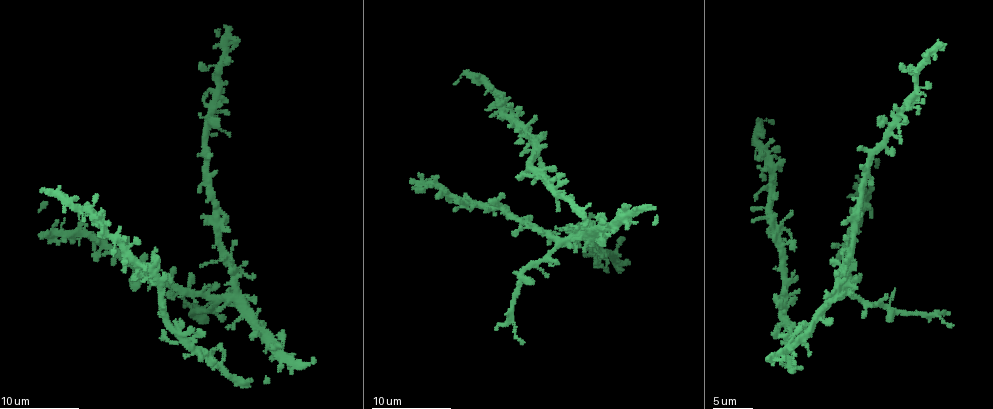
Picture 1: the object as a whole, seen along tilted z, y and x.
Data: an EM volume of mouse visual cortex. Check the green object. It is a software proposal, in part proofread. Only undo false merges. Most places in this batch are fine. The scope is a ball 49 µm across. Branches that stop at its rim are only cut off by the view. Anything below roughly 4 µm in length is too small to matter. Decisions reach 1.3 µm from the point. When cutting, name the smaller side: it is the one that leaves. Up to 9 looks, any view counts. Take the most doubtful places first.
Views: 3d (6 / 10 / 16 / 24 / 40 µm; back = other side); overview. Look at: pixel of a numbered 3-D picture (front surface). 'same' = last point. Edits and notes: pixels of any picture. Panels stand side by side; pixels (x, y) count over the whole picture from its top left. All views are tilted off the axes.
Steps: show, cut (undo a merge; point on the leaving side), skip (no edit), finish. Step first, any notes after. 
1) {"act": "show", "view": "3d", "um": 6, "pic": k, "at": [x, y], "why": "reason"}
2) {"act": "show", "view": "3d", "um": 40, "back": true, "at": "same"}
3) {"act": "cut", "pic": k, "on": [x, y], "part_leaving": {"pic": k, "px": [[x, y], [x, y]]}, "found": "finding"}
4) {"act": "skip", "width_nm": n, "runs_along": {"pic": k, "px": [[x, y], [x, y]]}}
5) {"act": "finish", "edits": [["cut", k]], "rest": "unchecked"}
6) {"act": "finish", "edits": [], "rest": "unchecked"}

{"act": "show", "view": "3d", "um": 6, "pic": 1, "at": [615, 228]}

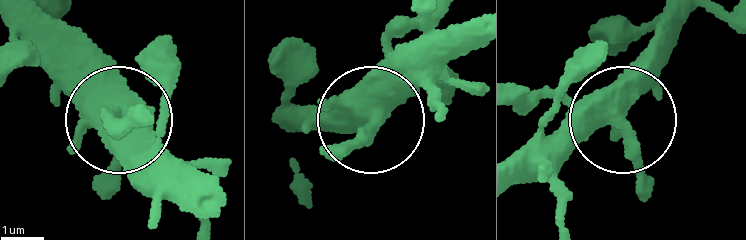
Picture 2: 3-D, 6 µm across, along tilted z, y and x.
{"act": "skip", "runs_along": {"pic": 2, "px": [[675, 22], [624, 119], [567, 162], [560, 222]]}, "found": "one neuron here"}

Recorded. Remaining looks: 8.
{"act": "show", "view": "3d", "um": 6, "pic": 1, "at": [558, 242], "why": "small branch off a trunk"}

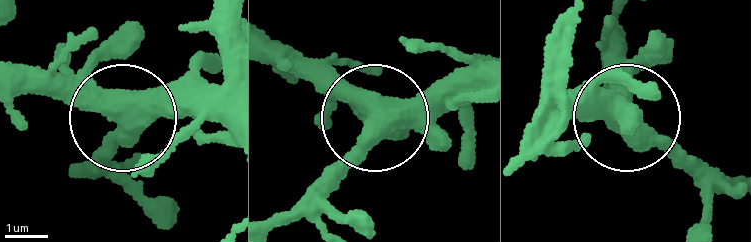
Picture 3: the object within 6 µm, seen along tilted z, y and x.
{"act": "skip", "arms": 3, "runs_along": {"pic": 3, "px": [[477, 93], [389, 107], [285, 209]]}, "found": "one neuron here"}

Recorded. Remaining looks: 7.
{"act": "show", "view": "3d", "um": 6, "pic": 1, "at": [248, 310]}

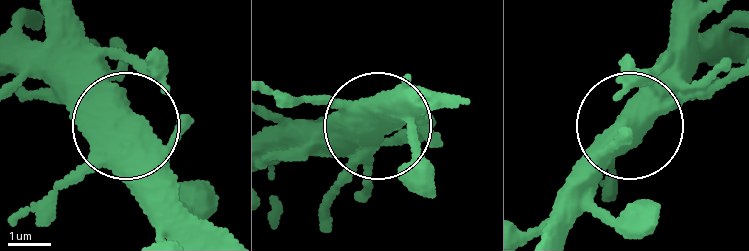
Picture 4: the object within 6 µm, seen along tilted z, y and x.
{"act": "show", "view": "3d", "um": 6, "back": true, "pic": 4, "at": [384, 126]}

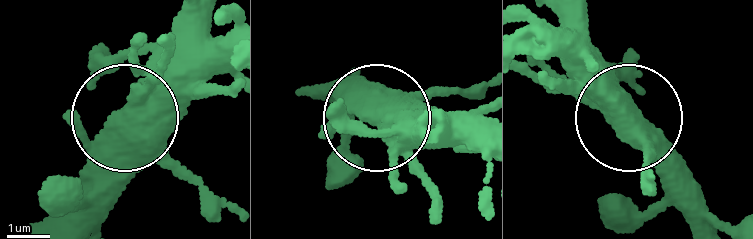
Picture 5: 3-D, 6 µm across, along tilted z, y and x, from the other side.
{"act": "skip", "width_nm": 780, "runs_along": {"pic": 5, "px": [[447, 98], [411, 96], [371, 118], [332, 80]]}, "found": "one neuron here"}

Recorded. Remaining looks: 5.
{"act": "show", "view": "3d", "um": 10, "pic": 1, "at": [844, 265]}

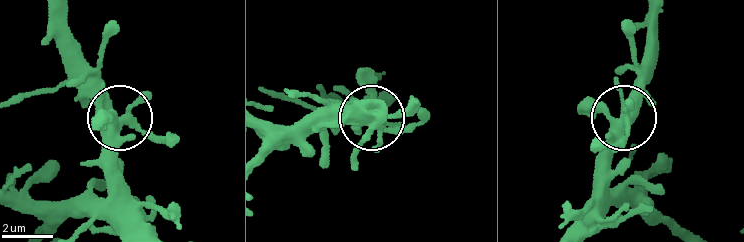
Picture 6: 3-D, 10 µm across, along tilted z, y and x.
{"act": "show", "view": "3d", "um": 10, "back": true, "pic": 6, "at": [625, 118], "why": "from behind"}

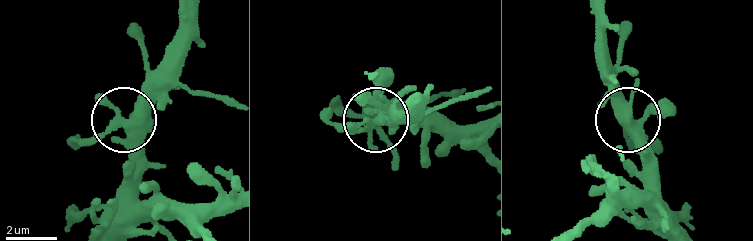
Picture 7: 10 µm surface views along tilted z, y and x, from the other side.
{"act": "skip", "width_nm": 450, "found": "continuous, no second neuron"}

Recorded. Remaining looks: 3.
{"act": "finish", "edits": [], "rest": "unchecked"}

